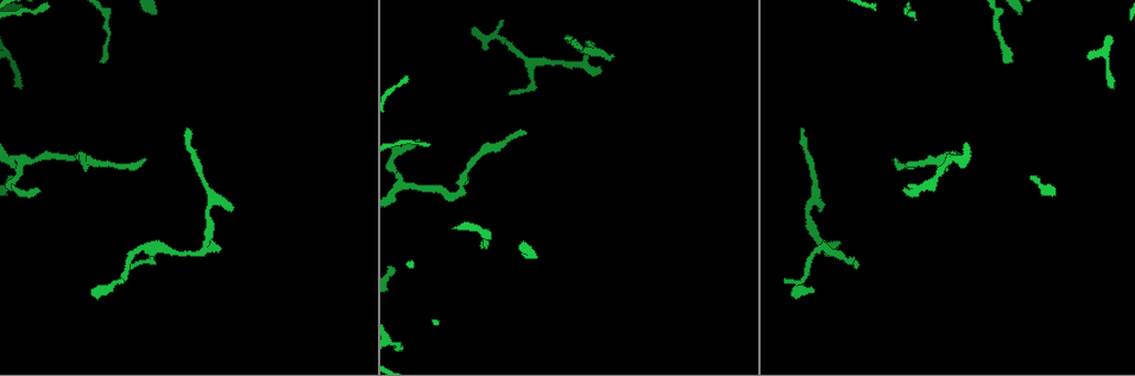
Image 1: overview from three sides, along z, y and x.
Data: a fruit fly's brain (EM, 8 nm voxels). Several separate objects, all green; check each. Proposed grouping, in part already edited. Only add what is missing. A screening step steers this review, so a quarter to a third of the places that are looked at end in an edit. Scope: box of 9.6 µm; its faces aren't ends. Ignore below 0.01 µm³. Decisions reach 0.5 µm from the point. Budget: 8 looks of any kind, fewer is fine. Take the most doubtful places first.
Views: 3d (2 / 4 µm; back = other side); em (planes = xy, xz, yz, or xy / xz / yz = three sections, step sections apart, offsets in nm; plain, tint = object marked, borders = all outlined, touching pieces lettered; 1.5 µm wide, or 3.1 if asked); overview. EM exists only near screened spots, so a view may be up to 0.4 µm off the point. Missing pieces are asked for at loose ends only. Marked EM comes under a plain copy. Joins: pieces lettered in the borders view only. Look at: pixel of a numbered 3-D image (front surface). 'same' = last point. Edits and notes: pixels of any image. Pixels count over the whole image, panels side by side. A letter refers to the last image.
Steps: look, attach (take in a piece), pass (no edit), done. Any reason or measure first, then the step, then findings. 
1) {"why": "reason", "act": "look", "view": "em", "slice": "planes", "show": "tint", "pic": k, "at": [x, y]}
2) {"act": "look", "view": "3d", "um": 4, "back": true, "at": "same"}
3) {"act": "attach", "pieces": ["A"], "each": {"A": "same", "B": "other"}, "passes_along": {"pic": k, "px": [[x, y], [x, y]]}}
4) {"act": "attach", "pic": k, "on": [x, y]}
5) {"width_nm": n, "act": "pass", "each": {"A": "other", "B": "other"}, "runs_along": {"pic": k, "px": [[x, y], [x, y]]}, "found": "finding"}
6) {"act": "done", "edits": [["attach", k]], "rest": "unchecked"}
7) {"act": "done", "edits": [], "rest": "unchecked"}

{"why": "an open end", "act": "look", "view": "em", "slice": "xz", "step": 4, "show": "tint", "pic": 1, "at": [804, 128]}

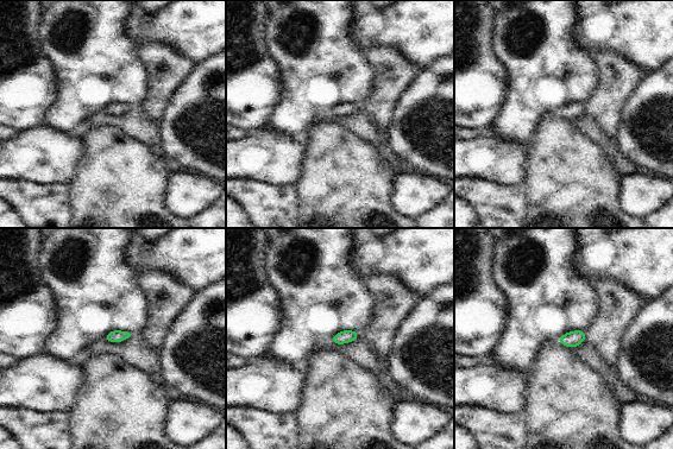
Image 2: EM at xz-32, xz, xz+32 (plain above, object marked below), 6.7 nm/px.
{"act": "look", "view": "em", "slice": "planes", "show": "borders", "at": "same"}

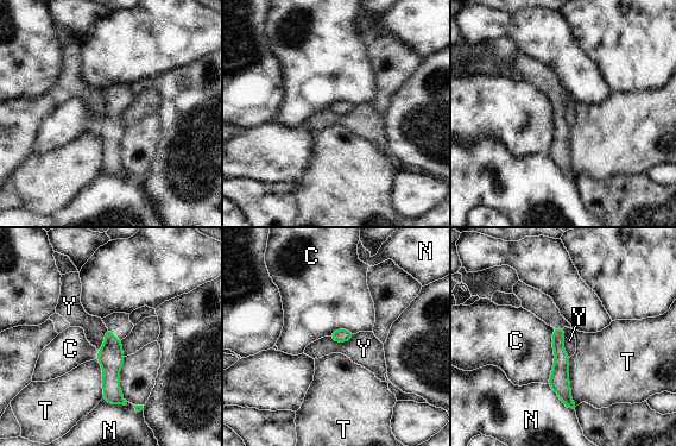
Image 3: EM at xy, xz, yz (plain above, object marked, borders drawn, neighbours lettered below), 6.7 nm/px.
{"longest_contact_nm": ["C", 380], "act": "pass", "each": {"C": "other", "N": "other", "T": "other", "Y": "other"}, "border": {"pic": 3, "px": [[569, 357], [569, 387], [575, 406]]}, "found": "none of them fits"}

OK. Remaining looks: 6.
{"why": "an open end", "act": "look", "view": "em", "um": 3.1, "slice": "planes", "show": "borders", "pic": 1, "at": [856, 266]}

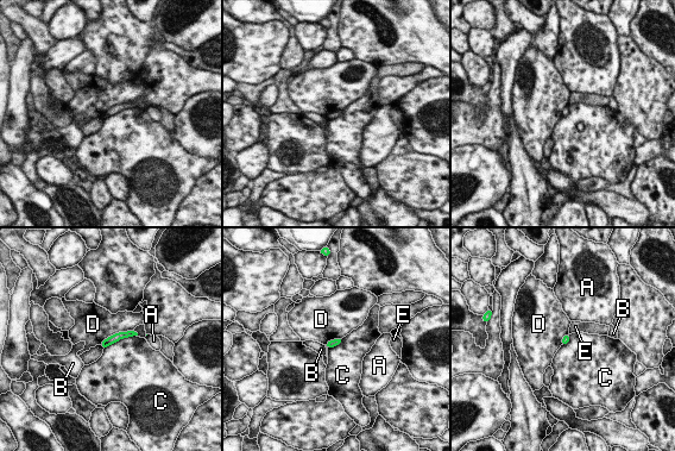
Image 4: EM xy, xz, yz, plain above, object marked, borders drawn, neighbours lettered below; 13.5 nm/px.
{"act": "pass", "each": {"A": "other", "B": "other", "C": "other", "D": "other", "E": "other"}, "border": {"pic": 4, "px": [[136, 334], [120, 338], [103, 349]]}, "found": "none of them fits"}

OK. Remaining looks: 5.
{"why": "branch stops here", "act": "look", "view": "em", "slice": "planes", "show": "borders", "pic": 1, "at": [1008, 62]}

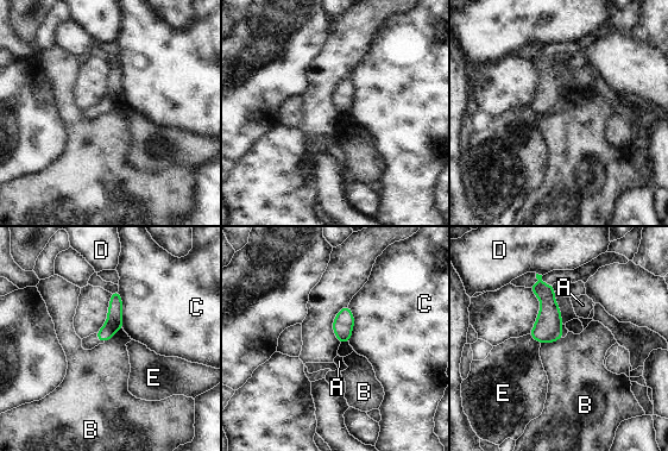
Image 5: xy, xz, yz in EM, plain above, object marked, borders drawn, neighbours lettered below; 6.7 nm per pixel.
{"longest_contact_nm": ["C", 260], "act": "pass", "each": {"A": "other", "B": "other", "C": "other", "D": "other", "E": "other"}, "border": {"pic": 5, "px": [[123, 329], [118, 330], [105, 342]]}, "found": "none of them fits"}

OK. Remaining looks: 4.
{"act": "done", "edits": [], "rest": "unchecked"}

